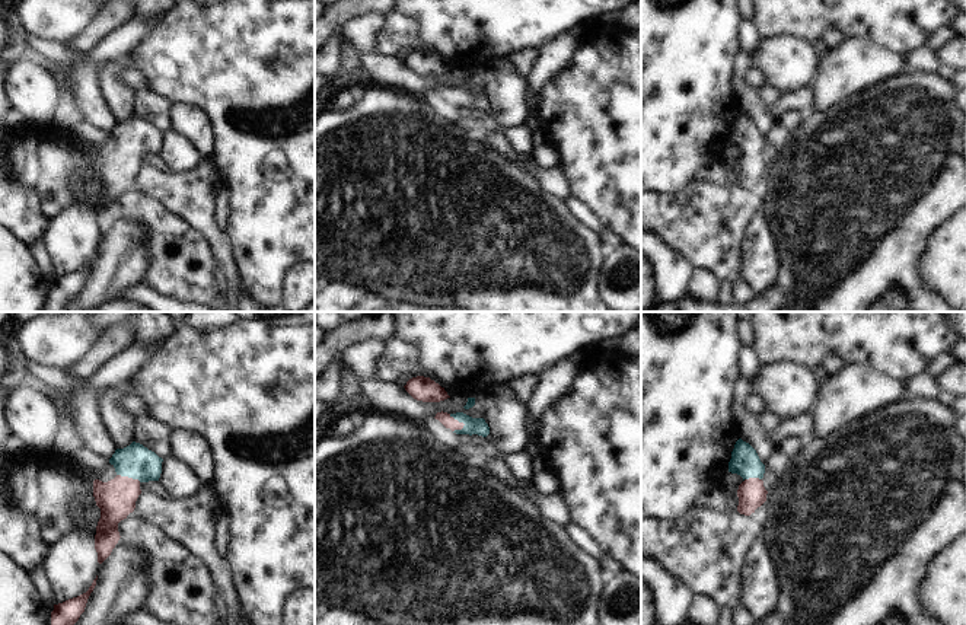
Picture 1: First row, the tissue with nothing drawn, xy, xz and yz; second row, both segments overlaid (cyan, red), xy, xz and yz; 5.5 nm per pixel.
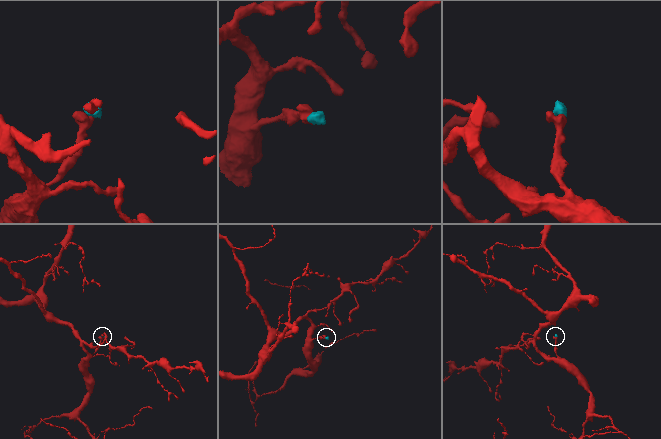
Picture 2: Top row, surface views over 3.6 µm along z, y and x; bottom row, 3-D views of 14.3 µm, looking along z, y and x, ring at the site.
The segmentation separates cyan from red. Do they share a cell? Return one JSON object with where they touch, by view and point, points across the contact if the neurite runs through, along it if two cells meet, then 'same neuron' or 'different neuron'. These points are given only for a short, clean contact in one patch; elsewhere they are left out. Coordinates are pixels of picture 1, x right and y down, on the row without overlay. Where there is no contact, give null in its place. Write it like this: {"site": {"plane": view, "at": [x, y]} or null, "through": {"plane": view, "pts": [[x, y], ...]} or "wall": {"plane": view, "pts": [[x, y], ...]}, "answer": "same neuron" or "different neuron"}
{"site": {"plane": "xz", "at": [459, 95]}, "through": {"plane": "xz", "pts": [[472, 99], [459, 95], [445, 92]]}, "answer": "same neuron"}

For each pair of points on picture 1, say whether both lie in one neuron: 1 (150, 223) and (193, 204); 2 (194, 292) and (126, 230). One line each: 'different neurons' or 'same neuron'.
1: different neurons
2: different neurons

